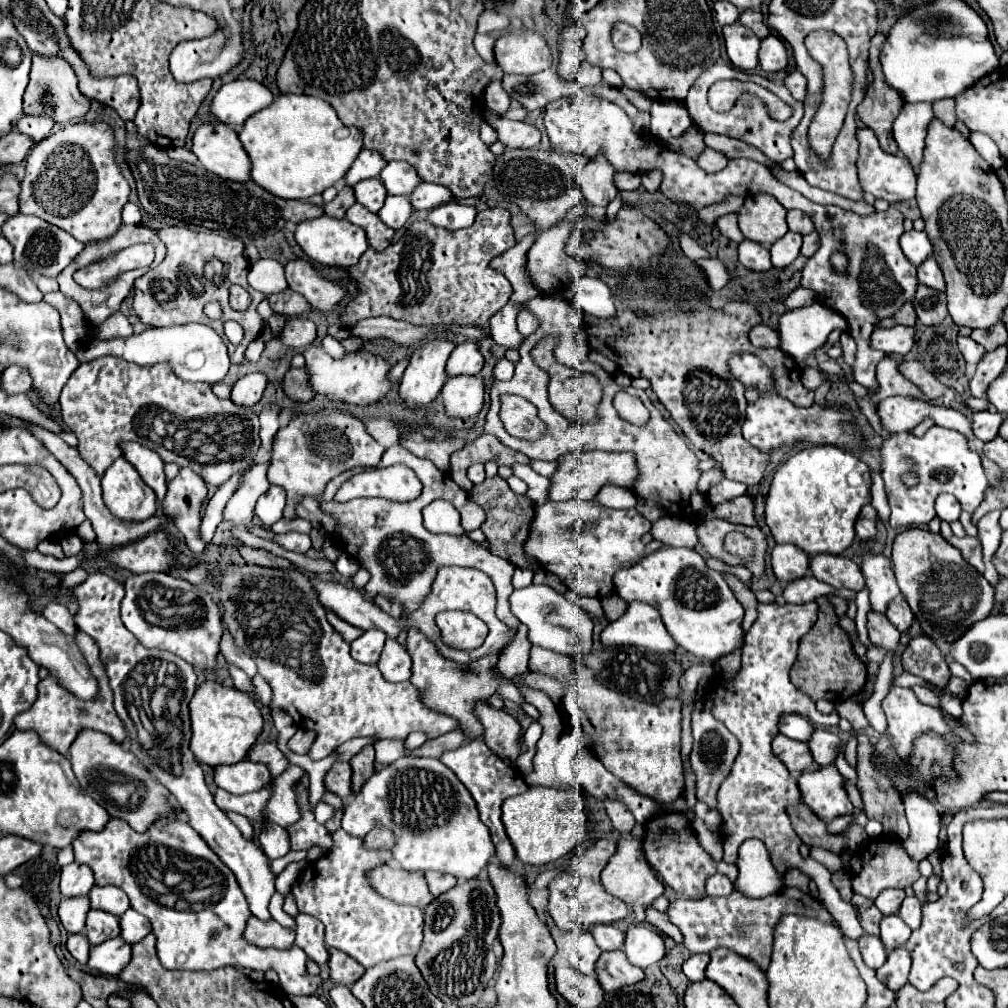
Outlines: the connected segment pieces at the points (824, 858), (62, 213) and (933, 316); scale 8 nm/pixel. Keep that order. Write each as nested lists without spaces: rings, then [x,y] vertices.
[[[815,846],[811,848],[809,856],[811,856],[813,860],[821,862],[823,866],[827,866],[831,872],[839,872],[839,870],[843,870],[843,862],[841,862],[841,858],[831,851]]]
[[[75,122],[65,128],[53,132],[31,148],[25,166],[25,178],[21,182],[19,194],[19,212],[31,214],[47,220],[73,234],[81,242],[91,242],[93,238],[105,238],[105,234],[113,234],[121,224],[121,208],[129,200],[129,182],[121,174],[121,168],[115,160],[115,130],[107,122]]]
[[[919,284],[911,304],[913,304],[915,312],[917,312],[919,322],[925,324],[925,326],[937,326],[947,316],[945,292],[937,292],[937,290],[929,288],[929,286]]]

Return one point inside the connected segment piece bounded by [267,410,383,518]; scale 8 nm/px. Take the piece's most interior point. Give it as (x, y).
(313, 448)

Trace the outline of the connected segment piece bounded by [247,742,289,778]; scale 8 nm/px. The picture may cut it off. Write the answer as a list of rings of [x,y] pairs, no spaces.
[[[257,742],[253,750],[249,750],[247,758],[253,762],[265,762],[269,770],[273,770],[273,778],[279,776],[289,766],[289,760],[273,742]]]

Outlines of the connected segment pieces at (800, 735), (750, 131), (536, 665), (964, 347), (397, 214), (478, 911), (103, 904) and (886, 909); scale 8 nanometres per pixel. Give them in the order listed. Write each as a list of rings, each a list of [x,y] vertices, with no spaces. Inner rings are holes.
[[[789,714],[789,716],[781,718],[779,732],[785,734],[787,738],[793,738],[793,740],[799,740],[799,742],[807,742],[811,738],[811,734],[815,732],[815,726],[807,718]]]
[[[715,62],[715,64],[711,64],[711,66],[707,66],[707,68],[703,70],[703,74],[695,80],[695,84],[691,86],[691,90],[689,90],[687,98],[685,98],[685,106],[687,106],[687,110],[689,110],[691,118],[693,118],[693,122],[697,124],[697,128],[701,128],[703,132],[725,134],[725,136],[729,136],[729,138],[743,140],[743,142],[747,142],[747,144],[751,144],[751,146],[759,148],[759,150],[761,150],[767,158],[771,158],[773,162],[783,162],[783,160],[792,158],[794,155],[790,144],[790,134],[791,130],[793,130],[793,126],[797,126],[797,122],[799,122],[799,120],[801,120],[801,116],[803,116],[803,110],[801,110],[803,102],[793,102],[791,94],[785,90],[785,86],[783,86],[783,84],[771,82],[771,80],[767,80],[767,78],[759,76],[759,74],[743,72],[743,70],[733,68],[733,66],[727,66],[727,64],[723,64],[723,62]],[[725,78],[749,80],[749,82],[761,84],[763,88],[771,90],[773,94],[777,94],[781,100],[785,100],[785,102],[793,108],[791,118],[789,118],[789,120],[785,120],[785,122],[771,120],[761,100],[739,100],[739,102],[735,104],[735,108],[733,108],[733,110],[729,110],[729,112],[715,112],[715,110],[711,110],[711,106],[707,104],[707,90],[709,90],[709,86],[711,86],[713,82],[717,82],[717,80],[725,80]]]
[[[531,646],[529,670],[549,674],[565,684],[565,690],[577,694],[583,712],[595,728],[593,752],[611,774],[635,792],[649,796],[659,804],[673,802],[683,794],[683,764],[679,752],[681,704],[677,698],[665,698],[659,704],[651,704],[617,694],[615,690],[599,684],[591,670],[577,672],[573,658],[539,646]]]
[[[959,336],[957,342],[959,342],[959,352],[965,358],[965,364],[977,364],[981,360],[981,356],[985,354],[985,350],[981,346],[977,346],[977,342],[973,342],[971,338]]]
[[[387,196],[385,206],[379,210],[379,216],[389,228],[397,230],[405,226],[411,212],[413,212],[413,206],[407,196]]]
[[[469,880],[463,884],[457,884],[453,890],[441,894],[425,908],[425,938],[421,944],[421,950],[415,958],[425,982],[429,984],[429,990],[439,996],[445,1004],[457,1004],[457,1006],[473,1006],[477,1004],[479,996],[483,994],[489,980],[495,976],[497,970],[497,958],[493,954],[493,942],[499,934],[501,918],[497,908],[495,890],[489,880]]]
[[[93,886],[89,898],[93,908],[101,908],[115,916],[121,916],[125,910],[129,910],[129,898],[117,886]]]
[[[889,888],[889,890],[883,890],[875,904],[877,908],[881,910],[881,914],[889,916],[889,914],[897,914],[899,908],[901,908],[901,902],[905,900],[905,890],[895,890],[895,888]]]

